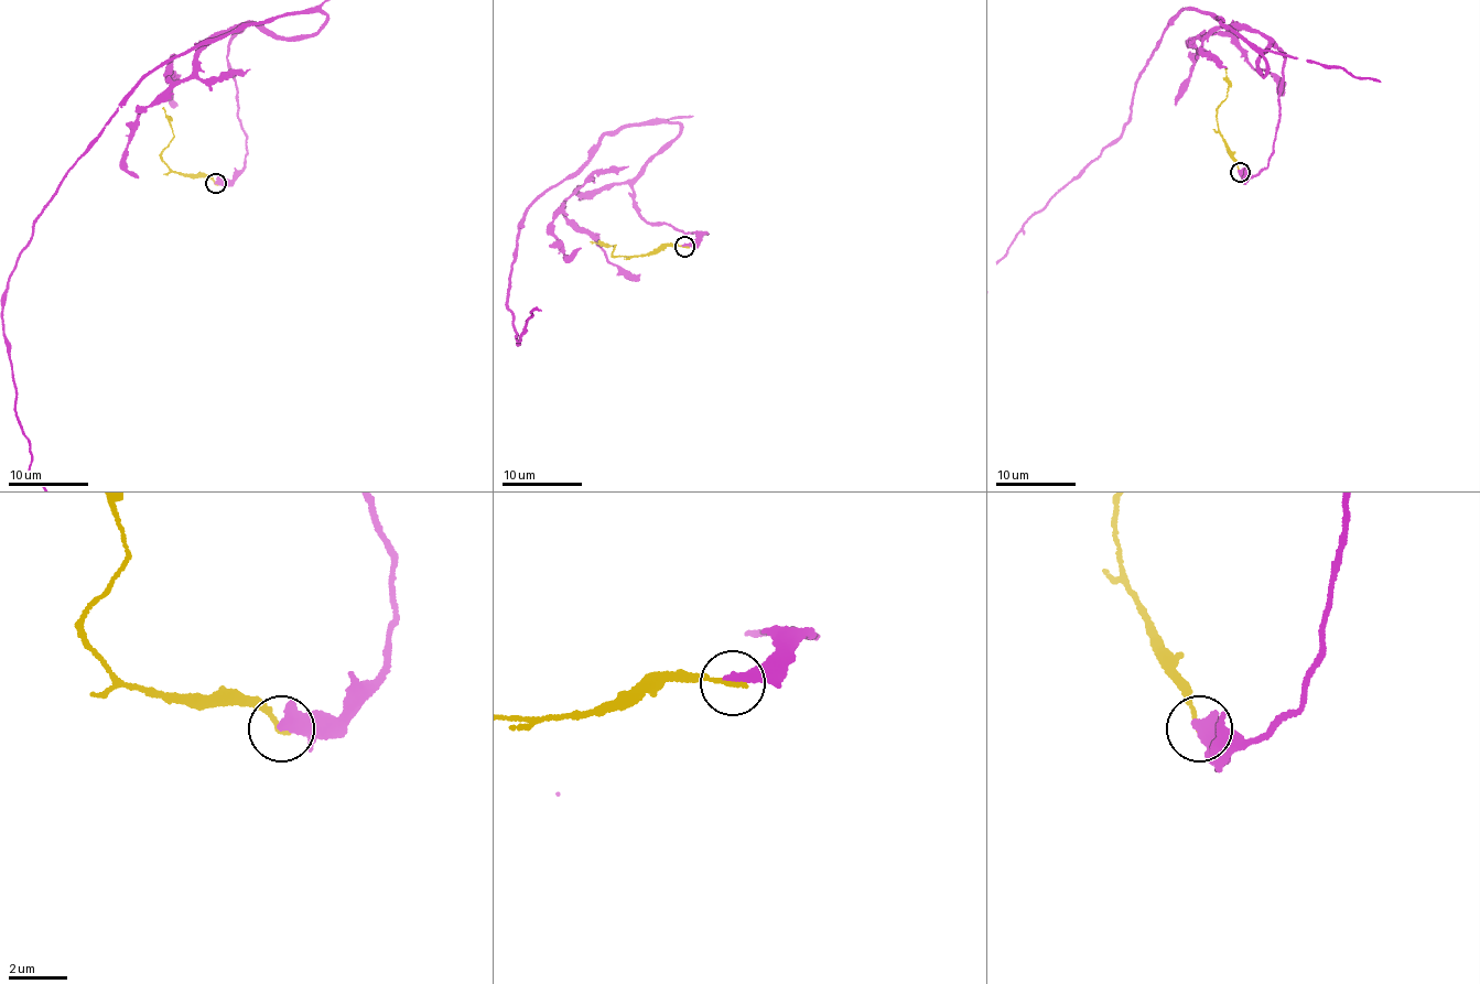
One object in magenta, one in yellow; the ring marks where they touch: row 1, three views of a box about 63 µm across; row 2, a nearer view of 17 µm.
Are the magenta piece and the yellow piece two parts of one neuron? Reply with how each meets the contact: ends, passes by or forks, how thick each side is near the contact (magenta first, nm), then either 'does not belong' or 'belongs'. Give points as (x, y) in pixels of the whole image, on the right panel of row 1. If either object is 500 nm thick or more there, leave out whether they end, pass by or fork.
calibres 500 and 160 nm; does not belong

